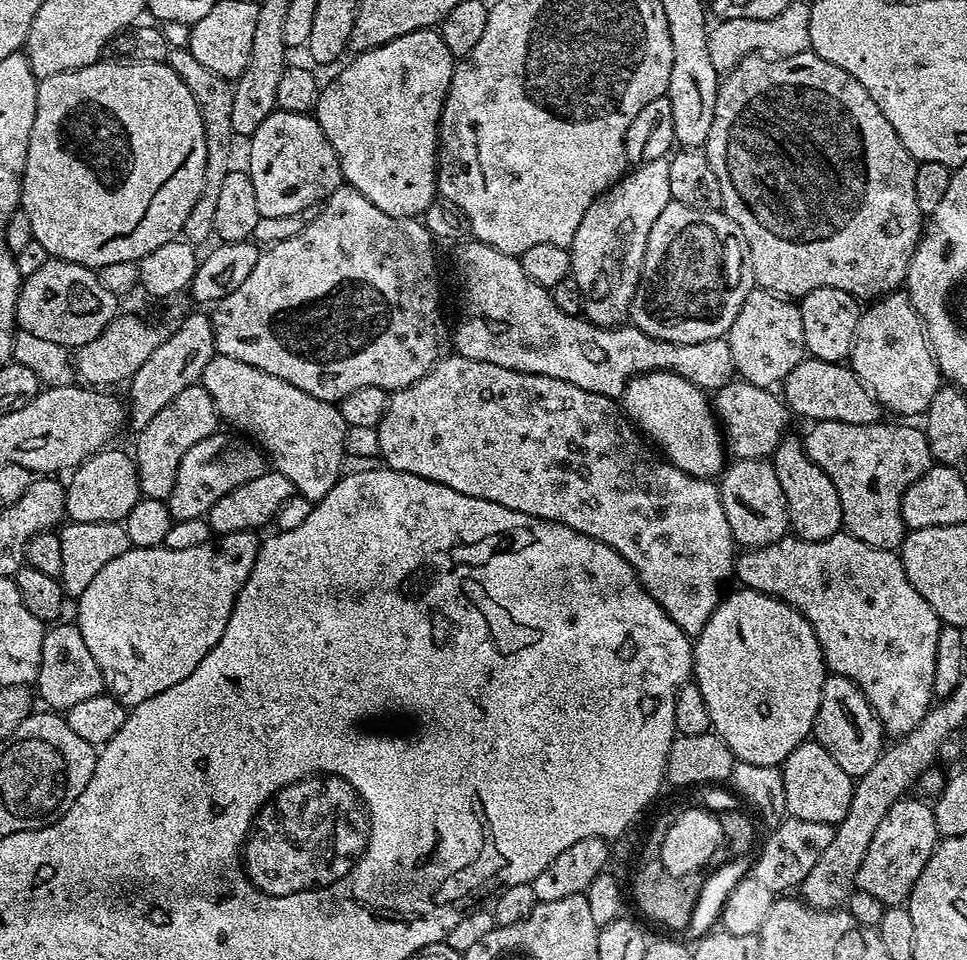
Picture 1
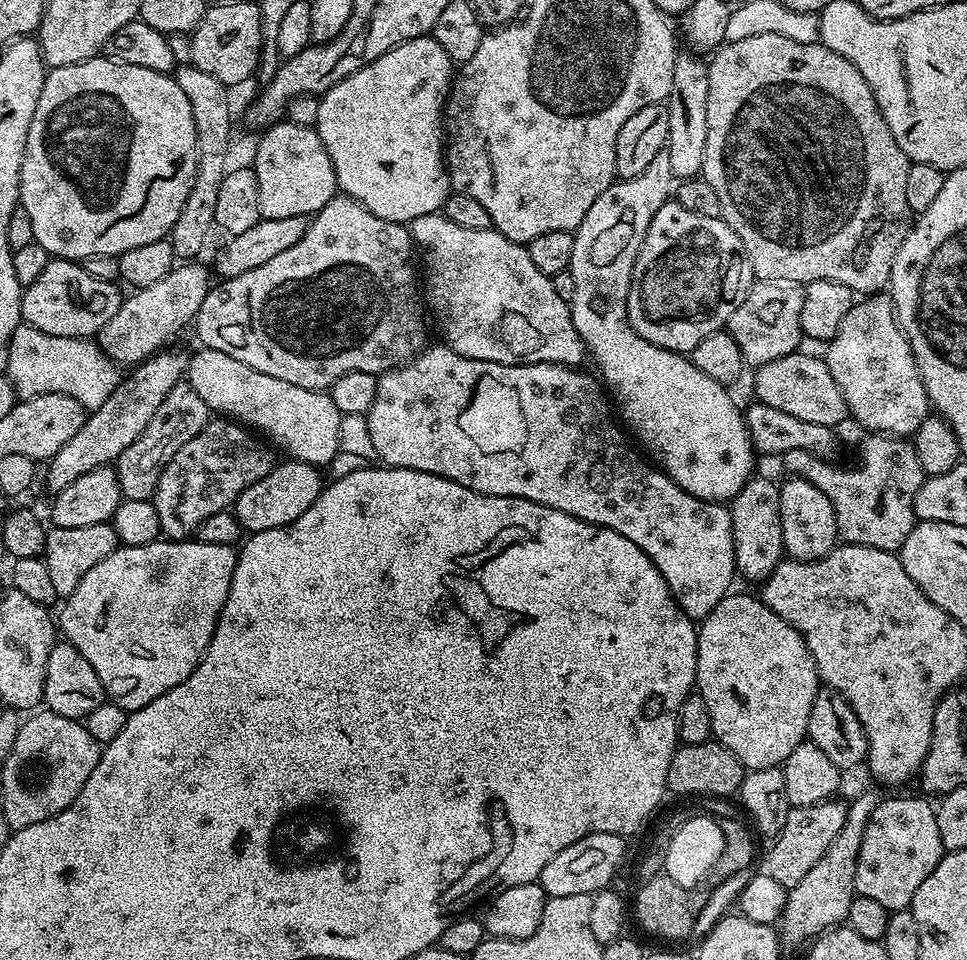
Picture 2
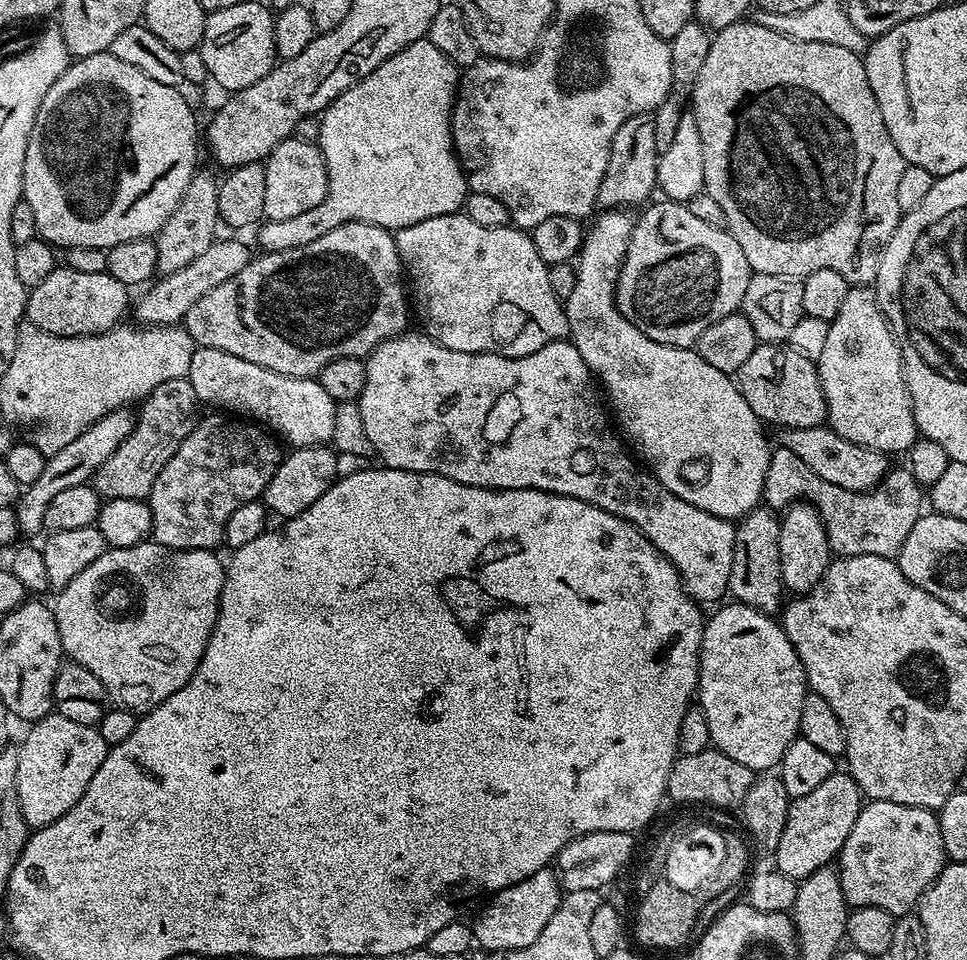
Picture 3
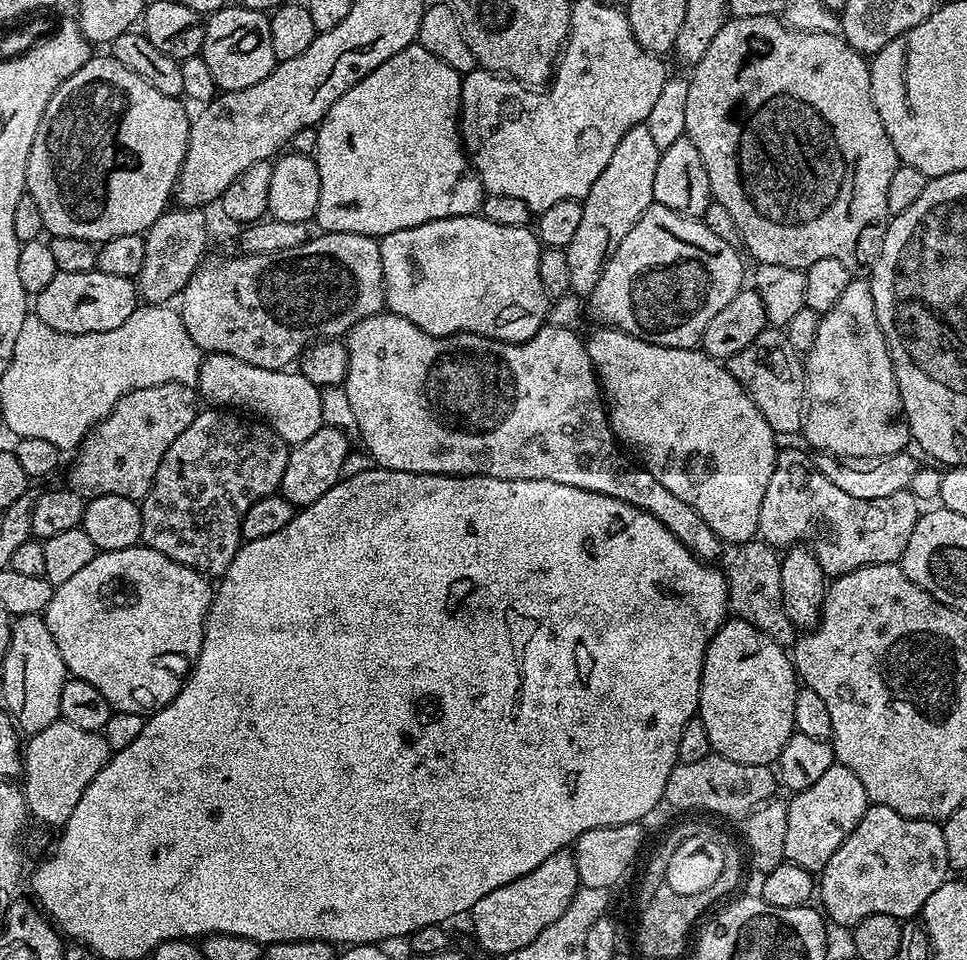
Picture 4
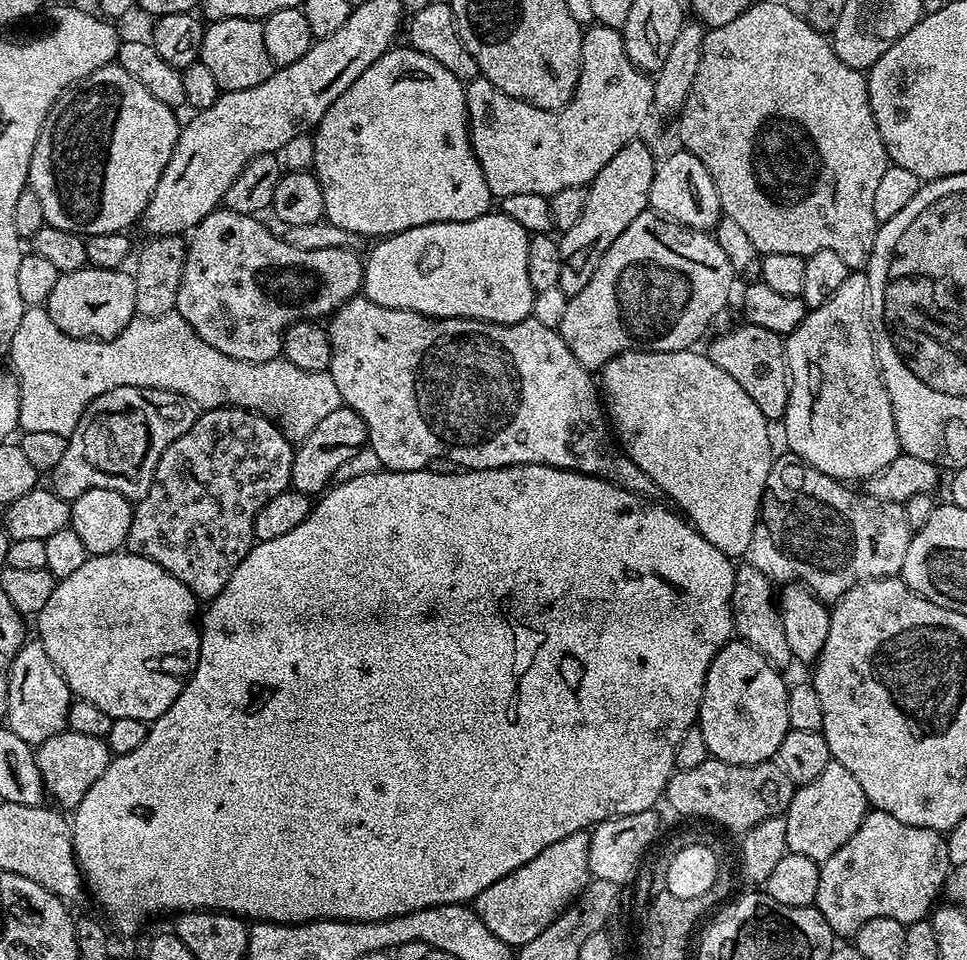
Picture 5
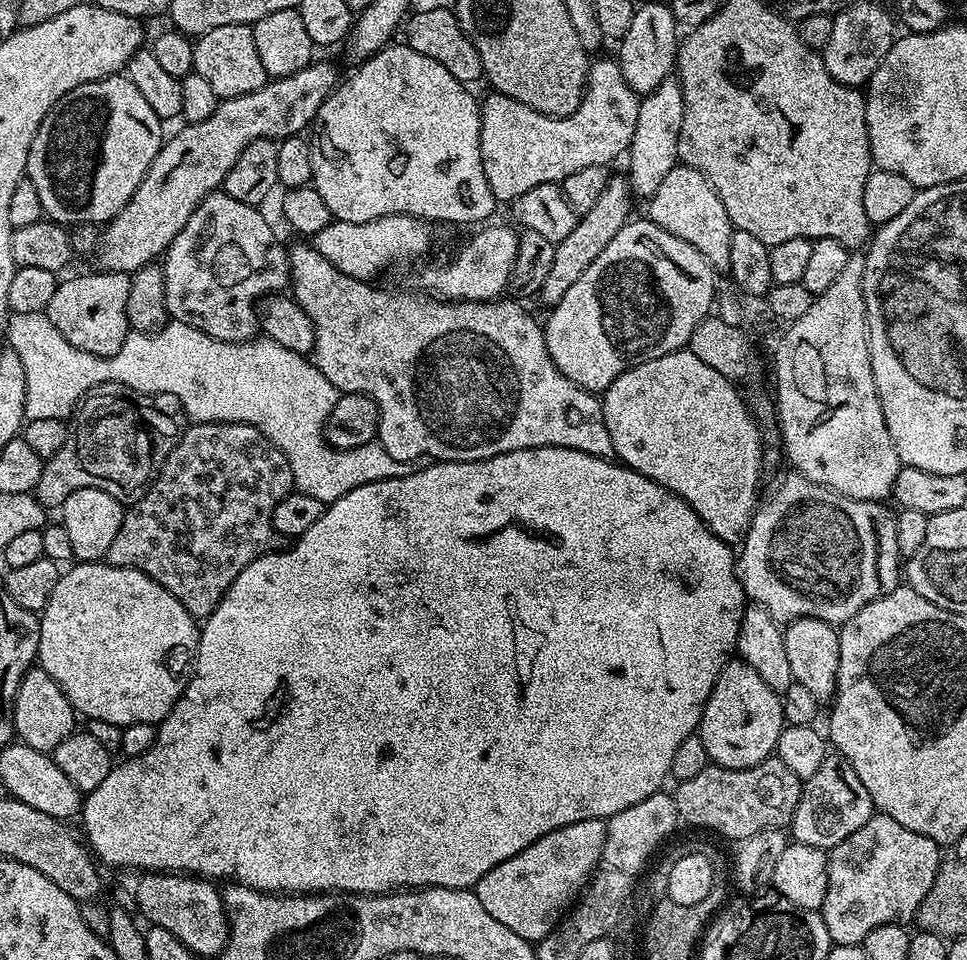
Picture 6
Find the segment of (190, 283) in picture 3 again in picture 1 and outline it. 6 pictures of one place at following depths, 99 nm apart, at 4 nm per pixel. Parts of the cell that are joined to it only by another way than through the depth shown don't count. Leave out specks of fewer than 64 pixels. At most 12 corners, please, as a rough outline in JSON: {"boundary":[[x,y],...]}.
{"boundary":[[118,314],[75,349],[88,386],[123,385],[169,325]]}

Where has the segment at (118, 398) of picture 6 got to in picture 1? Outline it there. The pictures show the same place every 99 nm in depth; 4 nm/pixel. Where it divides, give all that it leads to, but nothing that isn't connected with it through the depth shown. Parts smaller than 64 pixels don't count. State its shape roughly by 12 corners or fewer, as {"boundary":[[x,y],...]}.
{"boundary":[[202,385],[139,429],[141,497],[167,501],[182,454],[217,430]]}

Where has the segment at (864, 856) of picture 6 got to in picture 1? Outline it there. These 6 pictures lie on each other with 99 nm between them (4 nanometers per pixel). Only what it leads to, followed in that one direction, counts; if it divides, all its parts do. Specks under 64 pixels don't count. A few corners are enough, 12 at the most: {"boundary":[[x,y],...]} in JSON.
{"boundary":[[899,800],[856,888],[885,906],[914,890],[938,843],[932,804]]}

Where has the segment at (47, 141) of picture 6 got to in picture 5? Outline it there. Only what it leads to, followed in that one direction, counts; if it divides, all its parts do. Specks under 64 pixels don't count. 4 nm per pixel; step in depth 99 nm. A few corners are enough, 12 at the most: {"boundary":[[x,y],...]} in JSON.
{"boundary":[[113,62],[57,98],[28,184],[47,227],[131,229],[181,121]]}

